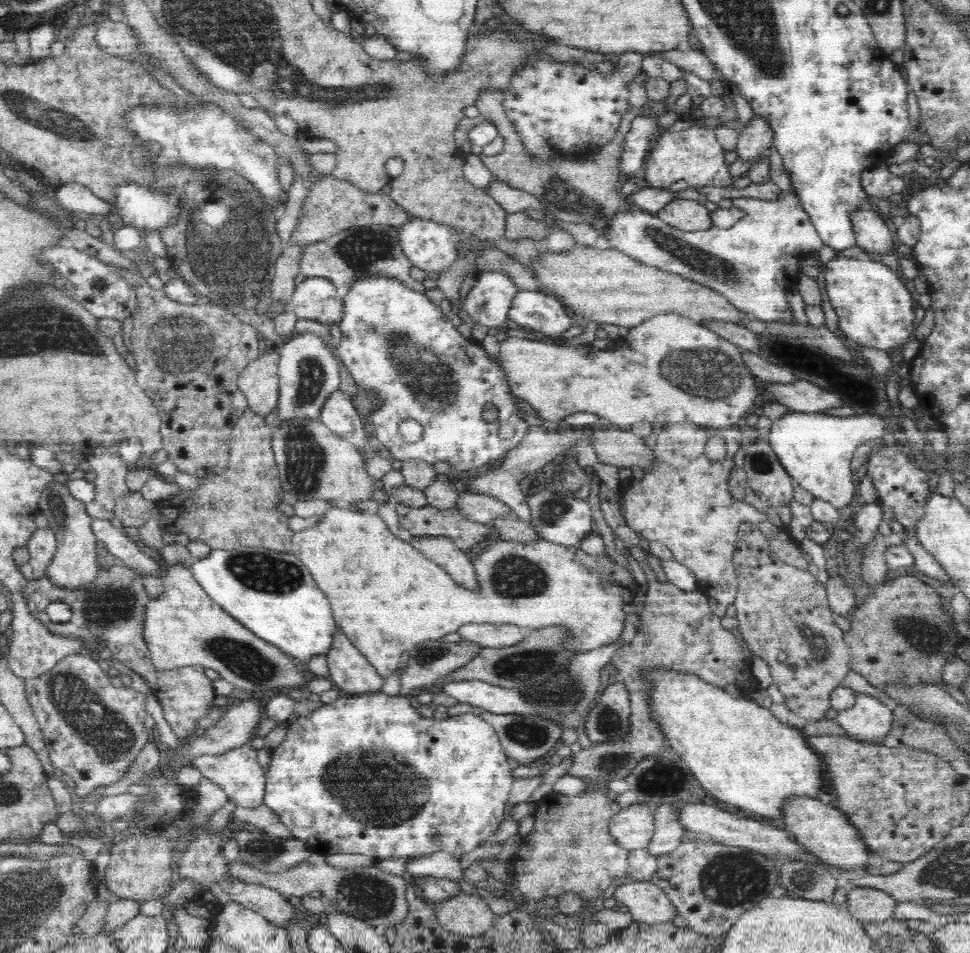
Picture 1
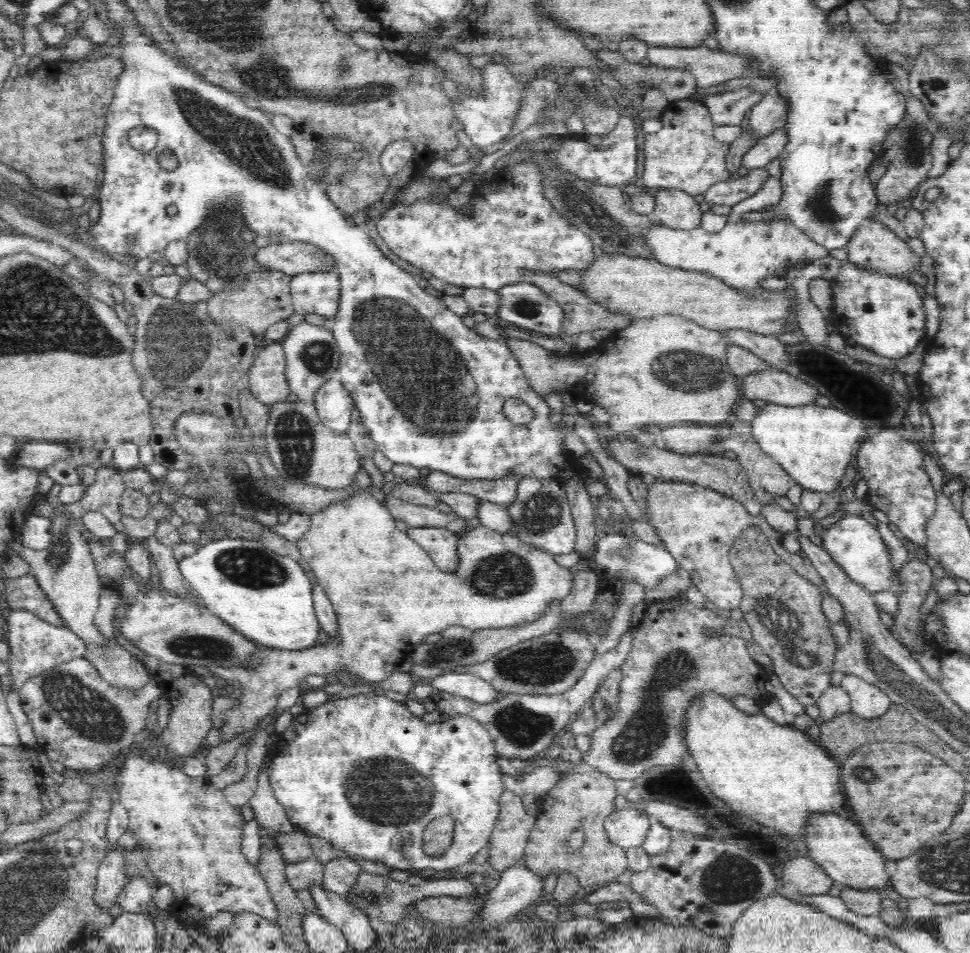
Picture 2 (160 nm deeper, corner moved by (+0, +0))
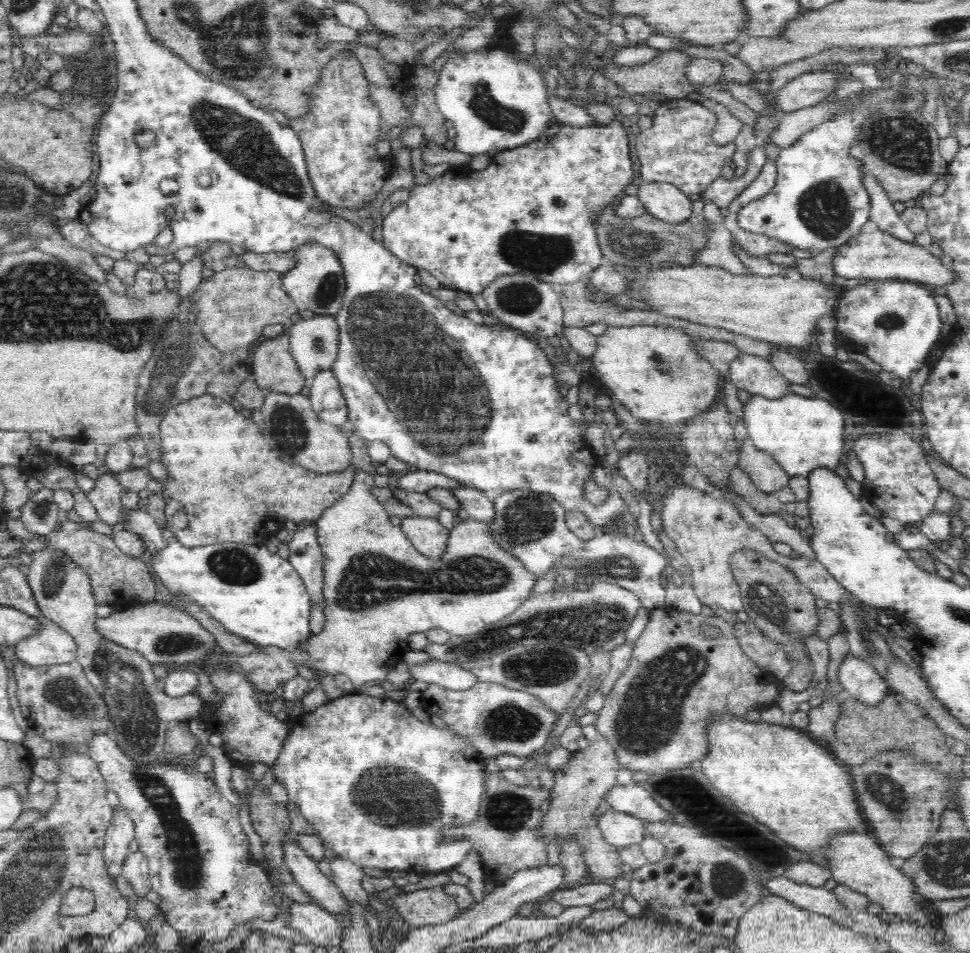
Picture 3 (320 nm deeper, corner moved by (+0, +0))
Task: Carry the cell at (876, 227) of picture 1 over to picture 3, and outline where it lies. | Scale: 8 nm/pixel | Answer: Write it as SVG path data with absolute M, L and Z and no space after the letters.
M880 229L860 232L848 243L837 247L831 263L835 274L842 278L900 278L901 281L914 281L927 287L952 284L952 268L944 266L928 248L906 242Z

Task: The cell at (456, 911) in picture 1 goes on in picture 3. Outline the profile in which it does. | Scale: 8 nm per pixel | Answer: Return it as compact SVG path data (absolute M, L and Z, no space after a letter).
M442 888L420 889L391 898L398 914L411 927L437 925L455 918L463 910Z

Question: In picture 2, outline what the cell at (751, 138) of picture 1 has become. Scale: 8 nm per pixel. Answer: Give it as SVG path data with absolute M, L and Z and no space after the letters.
M780 94L766 96L758 105L751 109L752 113L749 117L748 127L752 127L754 137L760 140L768 136L768 133L785 126L788 110L789 102Z

